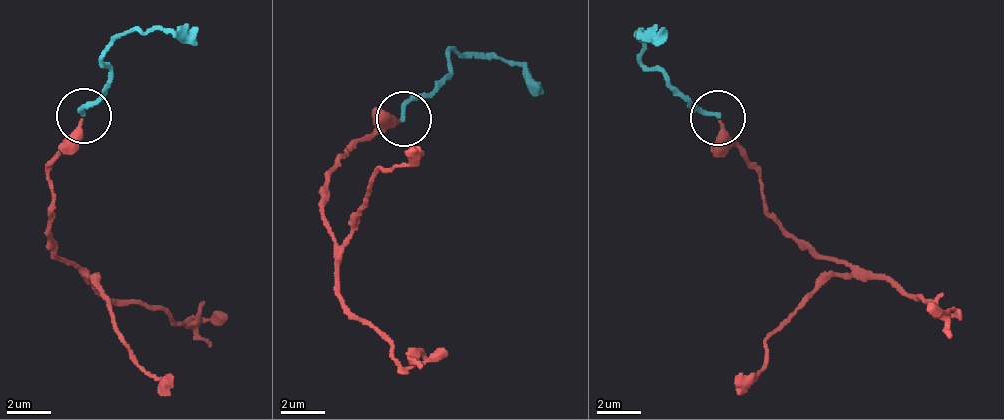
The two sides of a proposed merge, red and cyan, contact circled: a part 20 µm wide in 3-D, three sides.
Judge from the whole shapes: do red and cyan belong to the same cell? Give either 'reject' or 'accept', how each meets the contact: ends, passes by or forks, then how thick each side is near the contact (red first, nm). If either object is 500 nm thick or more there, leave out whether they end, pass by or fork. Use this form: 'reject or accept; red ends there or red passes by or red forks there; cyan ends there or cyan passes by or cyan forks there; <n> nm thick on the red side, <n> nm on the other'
reject; red ends there; cyan ends there; 280 nm thick on the red side, 200 nm on the other

